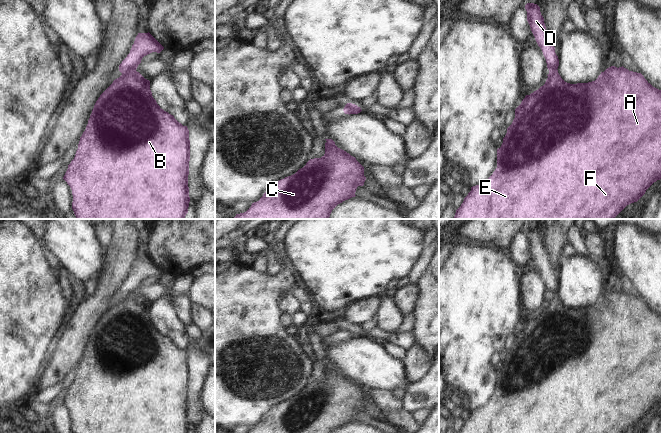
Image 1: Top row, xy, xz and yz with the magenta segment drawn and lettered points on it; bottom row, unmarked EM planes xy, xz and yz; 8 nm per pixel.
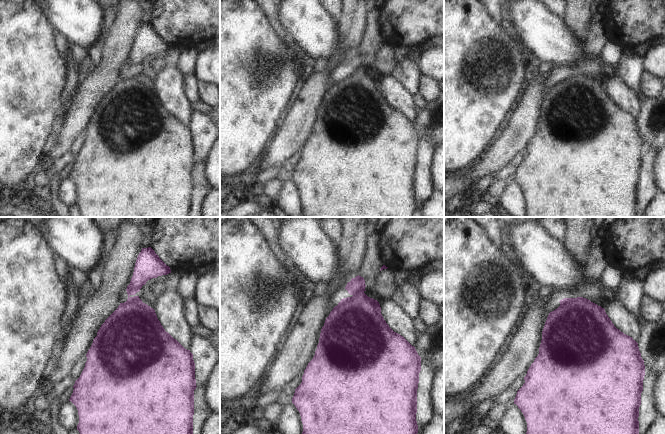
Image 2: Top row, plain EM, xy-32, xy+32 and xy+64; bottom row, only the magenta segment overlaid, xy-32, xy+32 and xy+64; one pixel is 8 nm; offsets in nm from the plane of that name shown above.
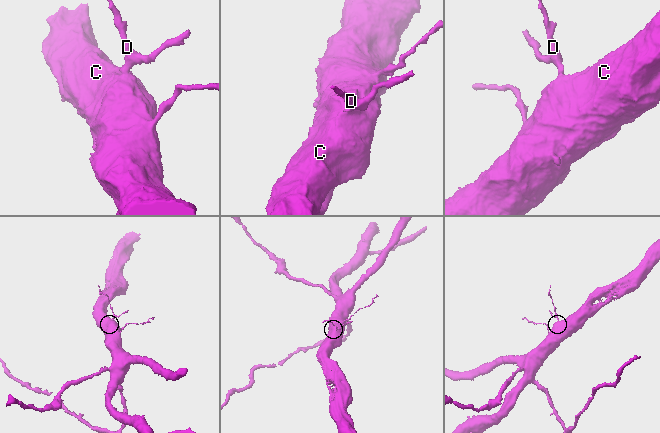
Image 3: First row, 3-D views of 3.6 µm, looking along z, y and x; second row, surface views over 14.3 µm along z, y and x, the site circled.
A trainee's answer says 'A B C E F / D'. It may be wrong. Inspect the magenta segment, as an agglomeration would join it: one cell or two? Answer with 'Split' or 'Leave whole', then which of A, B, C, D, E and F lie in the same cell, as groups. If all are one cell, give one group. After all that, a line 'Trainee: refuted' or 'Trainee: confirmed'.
Split. Groups: A B C E F / D.
Trainee: confirmed

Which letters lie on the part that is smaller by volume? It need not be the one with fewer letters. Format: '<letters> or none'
D

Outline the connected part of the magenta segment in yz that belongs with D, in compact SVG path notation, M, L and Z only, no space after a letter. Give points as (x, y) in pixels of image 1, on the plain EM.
M527 227L525 233L527 235L527 245L538 270L543 276L549 296L557 294L559 283L555 277L555 271L551 268L540 231L534 227Z

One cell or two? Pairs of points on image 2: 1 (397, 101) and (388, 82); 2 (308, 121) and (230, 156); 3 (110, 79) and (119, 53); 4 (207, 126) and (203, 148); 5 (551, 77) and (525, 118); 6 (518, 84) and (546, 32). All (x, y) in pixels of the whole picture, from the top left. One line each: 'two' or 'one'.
1: one
2: two
3: one
4: one
5: two
6: two

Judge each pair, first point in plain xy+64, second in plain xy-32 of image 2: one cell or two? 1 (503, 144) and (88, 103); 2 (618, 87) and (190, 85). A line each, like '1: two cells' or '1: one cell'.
1: one cell
2: two cells

